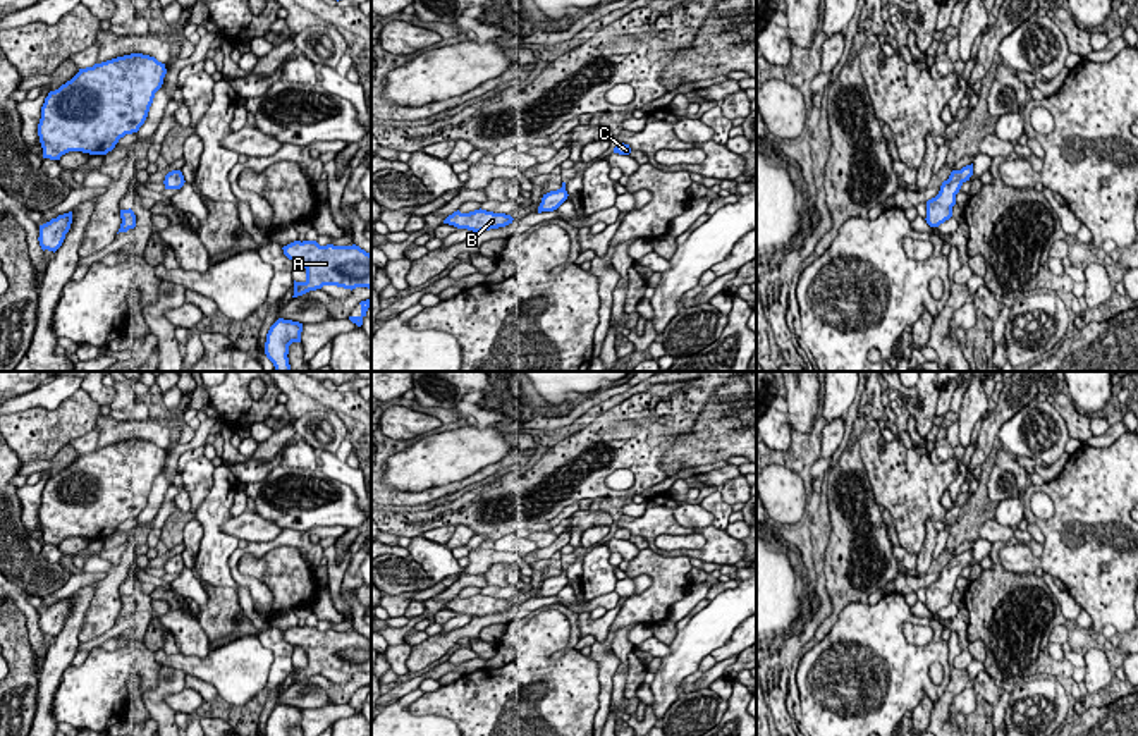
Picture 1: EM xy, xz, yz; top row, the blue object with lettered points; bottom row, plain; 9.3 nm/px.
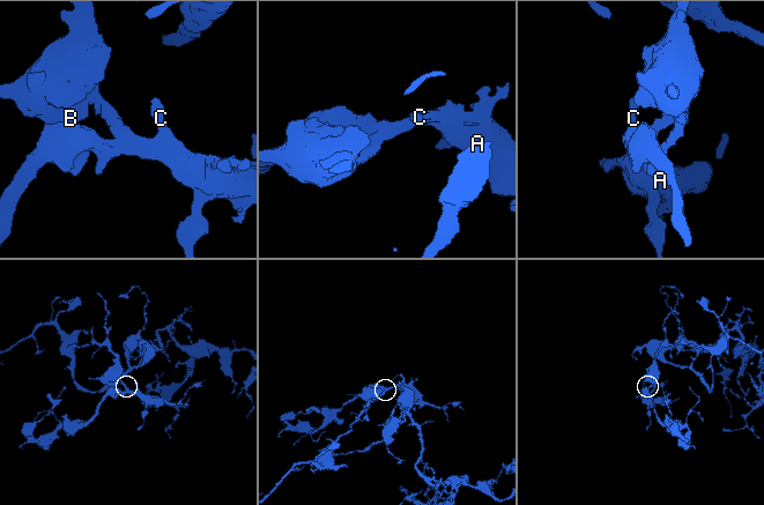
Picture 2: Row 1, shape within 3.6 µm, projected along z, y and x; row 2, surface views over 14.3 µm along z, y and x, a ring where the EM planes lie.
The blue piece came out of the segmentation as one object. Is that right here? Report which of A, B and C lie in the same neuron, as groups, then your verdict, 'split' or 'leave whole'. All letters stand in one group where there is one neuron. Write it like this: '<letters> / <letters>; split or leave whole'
A B C; leave whole

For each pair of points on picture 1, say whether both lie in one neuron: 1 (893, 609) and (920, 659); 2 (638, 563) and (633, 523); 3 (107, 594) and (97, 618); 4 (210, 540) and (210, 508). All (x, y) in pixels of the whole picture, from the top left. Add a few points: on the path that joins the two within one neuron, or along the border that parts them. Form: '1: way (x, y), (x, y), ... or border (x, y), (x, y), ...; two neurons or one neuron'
1: way (893, 623), (893, 637), (906, 650); one neuron
2: border (648, 547), (660, 554), (688, 558); two neurons
3: way (107, 599), (102, 613); one neuron
4: way (210, 532), (210, 516); one neuron

